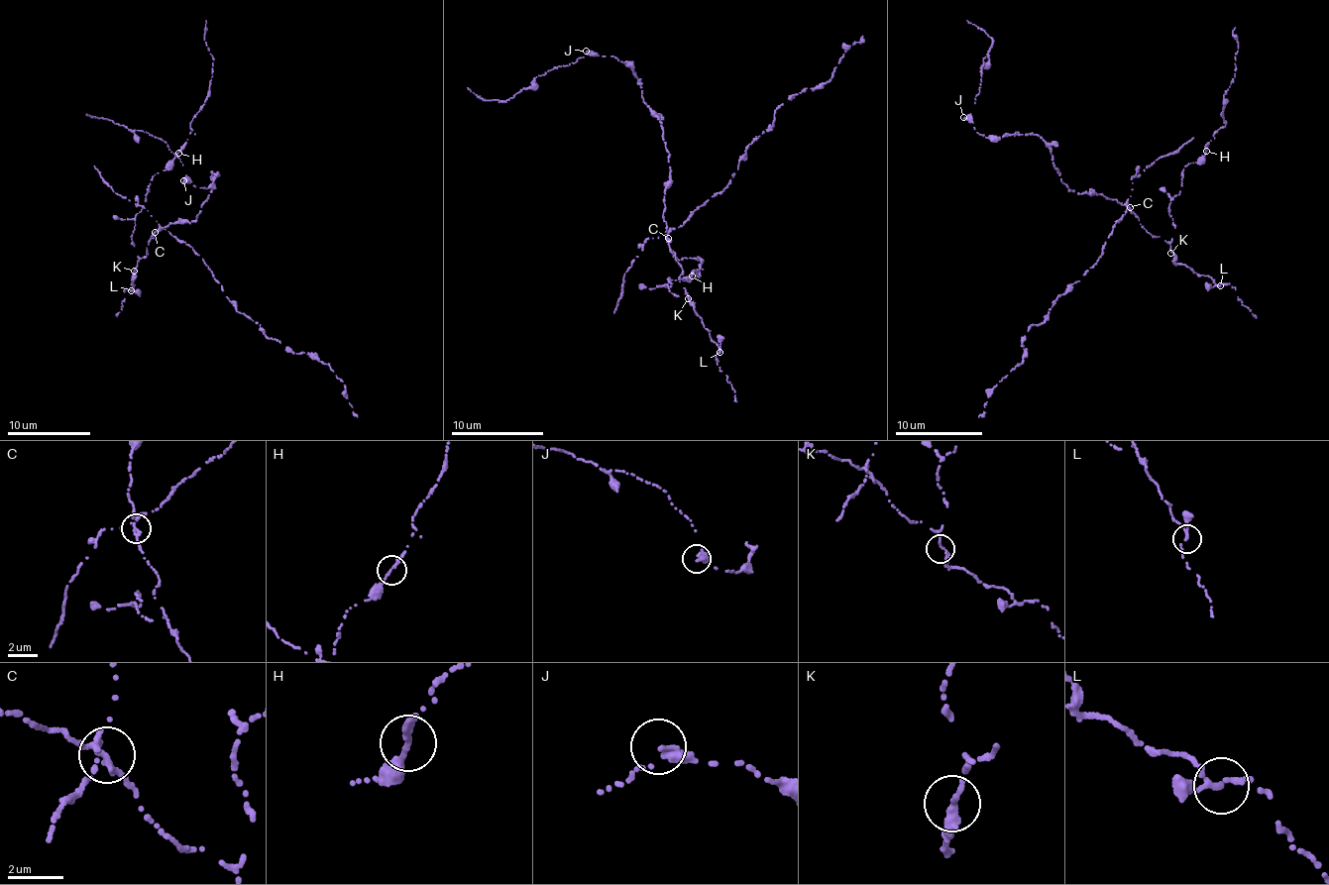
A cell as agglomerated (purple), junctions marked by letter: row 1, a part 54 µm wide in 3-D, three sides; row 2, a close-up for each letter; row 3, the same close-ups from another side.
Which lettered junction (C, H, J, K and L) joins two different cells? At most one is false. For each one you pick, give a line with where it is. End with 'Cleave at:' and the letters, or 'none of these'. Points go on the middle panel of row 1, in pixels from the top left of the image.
C: at (668, 238)
Cleave at: C

